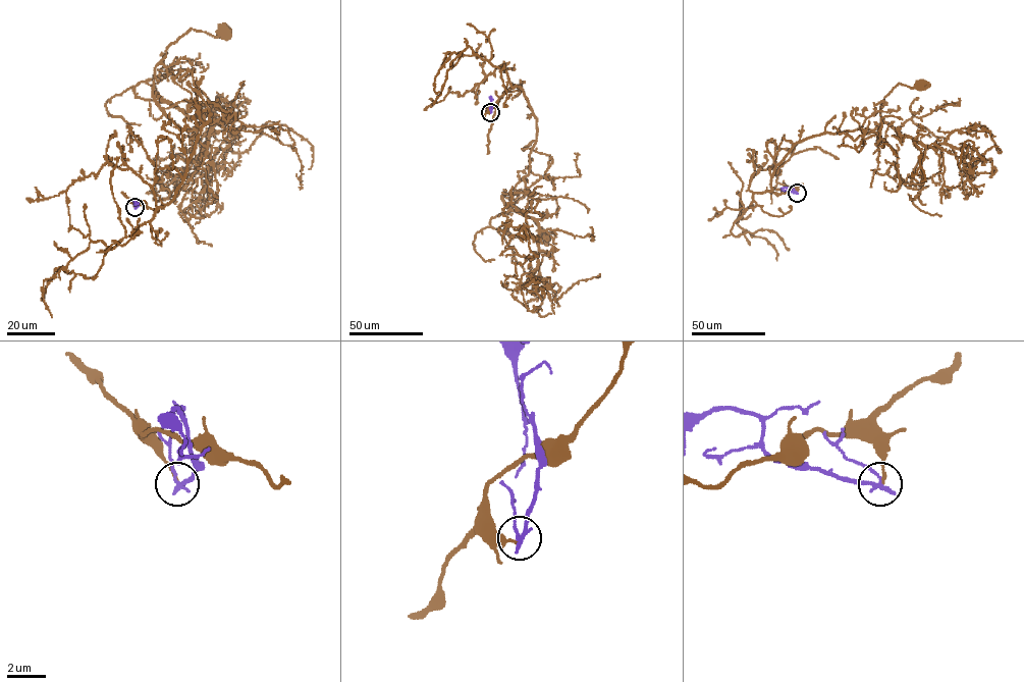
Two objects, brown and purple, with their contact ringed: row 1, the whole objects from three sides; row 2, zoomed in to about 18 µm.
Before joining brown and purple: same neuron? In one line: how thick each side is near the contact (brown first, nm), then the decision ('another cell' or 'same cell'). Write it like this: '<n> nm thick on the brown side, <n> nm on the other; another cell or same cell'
120 nm thick on the brown side, 200 nm on the other; same cell

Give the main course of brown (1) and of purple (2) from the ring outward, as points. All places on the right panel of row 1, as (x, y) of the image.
1: (797, 193), (766, 191), (796, 143), (860, 128), (875, 133), (877, 145), (884, 98), (898, 84), (919, 84)
2: (797, 193), (785, 187), (782, 191)

